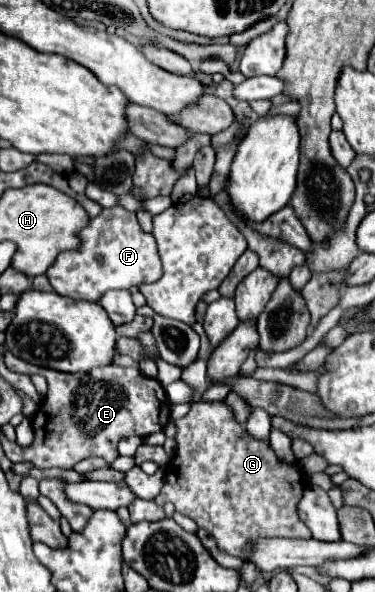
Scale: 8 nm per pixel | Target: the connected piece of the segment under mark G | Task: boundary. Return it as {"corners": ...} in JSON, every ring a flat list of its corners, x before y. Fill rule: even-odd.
{"corners":[[192,402,192,410,180,418,172,420,176,424,178,434,178,452,166,468,166,482,160,494,154,498,158,506,172,502,176,512,192,518,200,528,204,528,214,540,218,550,232,554,236,558,244,558,246,546,258,542,262,538,310,538,310,530,304,522,300,522,296,514,298,498,302,498,302,490,306,476,298,472,298,466,286,464,276,458,268,442,258,442,254,438,246,438,244,426,234,422,232,410,224,402]]}

